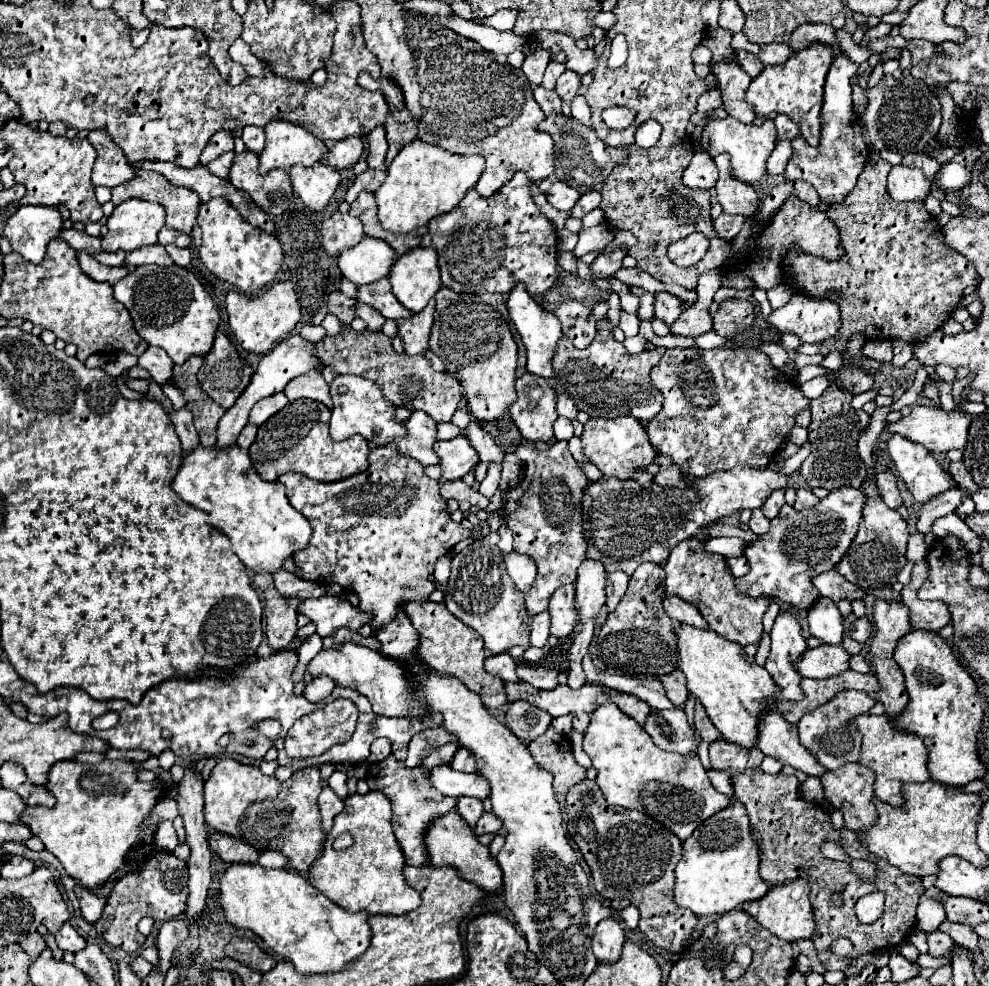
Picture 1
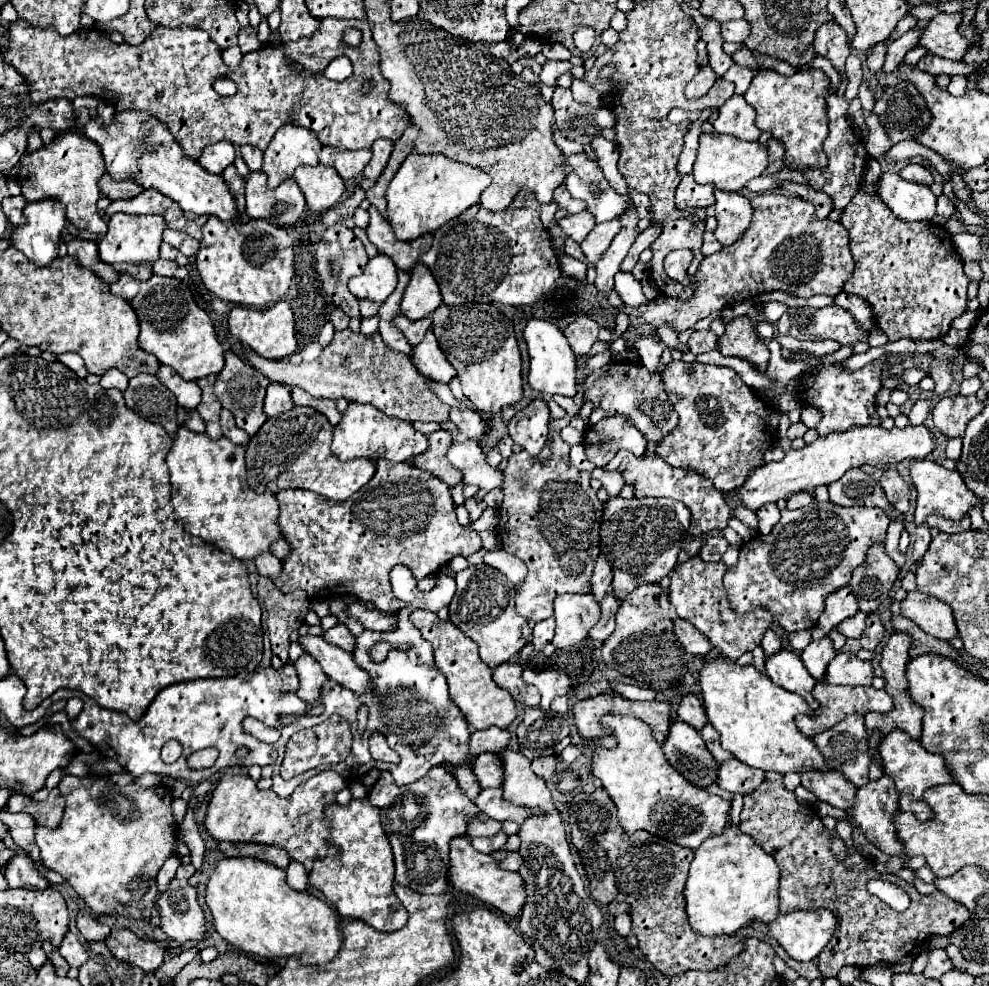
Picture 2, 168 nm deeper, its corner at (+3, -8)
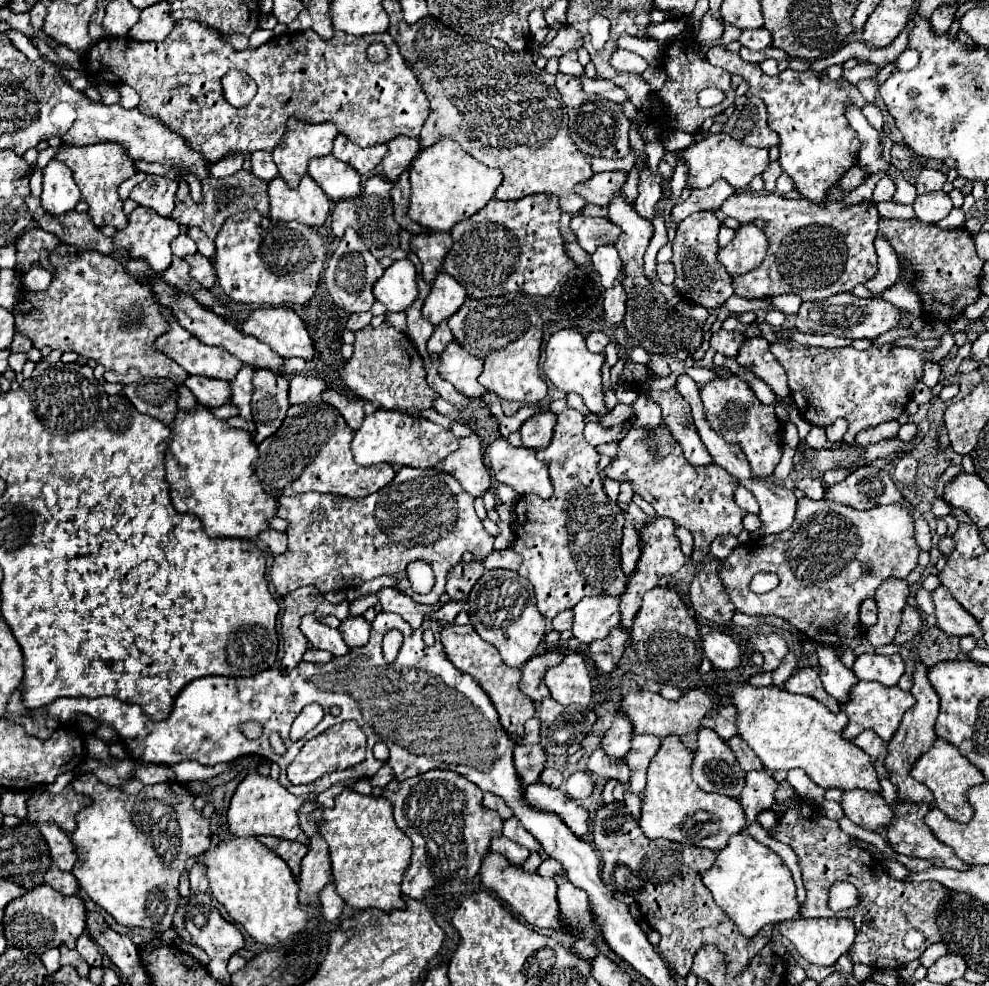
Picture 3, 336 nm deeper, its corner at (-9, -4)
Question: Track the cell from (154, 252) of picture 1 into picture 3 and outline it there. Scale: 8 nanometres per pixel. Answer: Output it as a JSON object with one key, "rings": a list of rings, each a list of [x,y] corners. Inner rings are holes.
{"rings":[[[194,254],[194,256],[186,256],[184,260],[190,266],[190,276],[196,282],[200,282],[204,288],[210,288],[214,284],[216,276],[214,276],[214,268],[212,268],[208,258],[204,258],[200,254]]]}

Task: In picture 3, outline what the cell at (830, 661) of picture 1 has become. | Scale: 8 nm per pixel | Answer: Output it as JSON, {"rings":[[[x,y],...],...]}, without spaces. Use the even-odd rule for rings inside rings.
{"rings":[[[860,654],[852,666],[852,672],[858,680],[876,680],[884,686],[898,684],[904,674],[904,662],[898,654],[878,656],[878,654]]]}

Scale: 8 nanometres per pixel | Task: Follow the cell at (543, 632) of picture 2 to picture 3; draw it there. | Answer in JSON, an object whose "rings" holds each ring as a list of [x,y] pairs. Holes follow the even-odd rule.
{"rings":[[[572,610],[560,612],[560,614],[552,620],[552,626],[554,626],[554,630],[556,630],[556,632],[570,630],[570,628],[572,628]]]}

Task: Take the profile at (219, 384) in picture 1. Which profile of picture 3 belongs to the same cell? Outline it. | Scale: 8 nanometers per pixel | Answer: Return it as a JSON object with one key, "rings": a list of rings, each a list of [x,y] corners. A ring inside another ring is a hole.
{"rings":[[[254,370],[254,394],[252,394],[252,416],[256,424],[254,442],[260,444],[272,436],[290,408],[288,404],[288,374],[274,374],[270,370]]]}

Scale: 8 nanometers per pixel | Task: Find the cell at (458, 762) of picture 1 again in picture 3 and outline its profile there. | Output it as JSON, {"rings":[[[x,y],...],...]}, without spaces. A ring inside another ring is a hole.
{"rings":[[[516,746],[514,748],[514,768],[522,784],[534,784],[544,768],[546,754],[540,746]]]}

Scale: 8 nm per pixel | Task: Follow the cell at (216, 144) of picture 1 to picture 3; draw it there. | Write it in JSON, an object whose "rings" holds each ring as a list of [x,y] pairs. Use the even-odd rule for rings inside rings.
{"rings":[[[234,152],[234,154],[210,164],[210,174],[214,178],[226,178],[226,176],[238,172],[242,168],[242,162],[244,162],[244,156],[240,152]]]}

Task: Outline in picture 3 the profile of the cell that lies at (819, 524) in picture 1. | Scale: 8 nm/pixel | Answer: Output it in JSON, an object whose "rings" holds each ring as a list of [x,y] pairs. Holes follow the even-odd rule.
{"rings":[[[802,498],[798,500],[798,510],[794,524],[780,532],[770,536],[760,536],[754,540],[748,540],[746,544],[740,544],[728,558],[726,558],[726,570],[722,572],[722,580],[726,582],[730,600],[734,602],[736,610],[742,614],[772,614],[782,616],[790,624],[794,624],[800,632],[804,632],[810,640],[830,644],[838,650],[838,656],[844,648],[856,648],[862,640],[862,628],[858,620],[858,604],[866,596],[874,598],[874,592],[882,580],[888,576],[906,578],[910,570],[918,564],[918,544],[914,540],[912,520],[906,512],[906,508],[882,506],[882,508],[870,508],[870,510],[856,510],[846,504],[834,502],[834,500],[810,500]],[[862,566],[868,566],[868,570],[862,570]],[[756,572],[774,572],[780,578],[780,584],[766,592],[766,594],[754,594],[750,592],[748,584]]]}

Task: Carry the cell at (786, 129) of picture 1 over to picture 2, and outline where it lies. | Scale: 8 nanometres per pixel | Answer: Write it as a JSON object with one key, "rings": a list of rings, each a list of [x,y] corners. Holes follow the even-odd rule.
{"rings":[[[770,138],[770,142],[768,142],[768,168],[762,174],[768,176],[768,174],[778,172],[782,168],[782,160],[784,160],[784,144]]]}

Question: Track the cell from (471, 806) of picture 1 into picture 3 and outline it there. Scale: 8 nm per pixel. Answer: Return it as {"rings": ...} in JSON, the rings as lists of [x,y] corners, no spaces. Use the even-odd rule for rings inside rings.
{"rings":[[[516,816],[504,820],[504,836],[522,844],[522,846],[526,846],[528,850],[534,850],[534,852],[540,850],[538,840],[534,840],[534,836],[530,836],[530,832],[526,832],[526,828],[516,820]]]}

